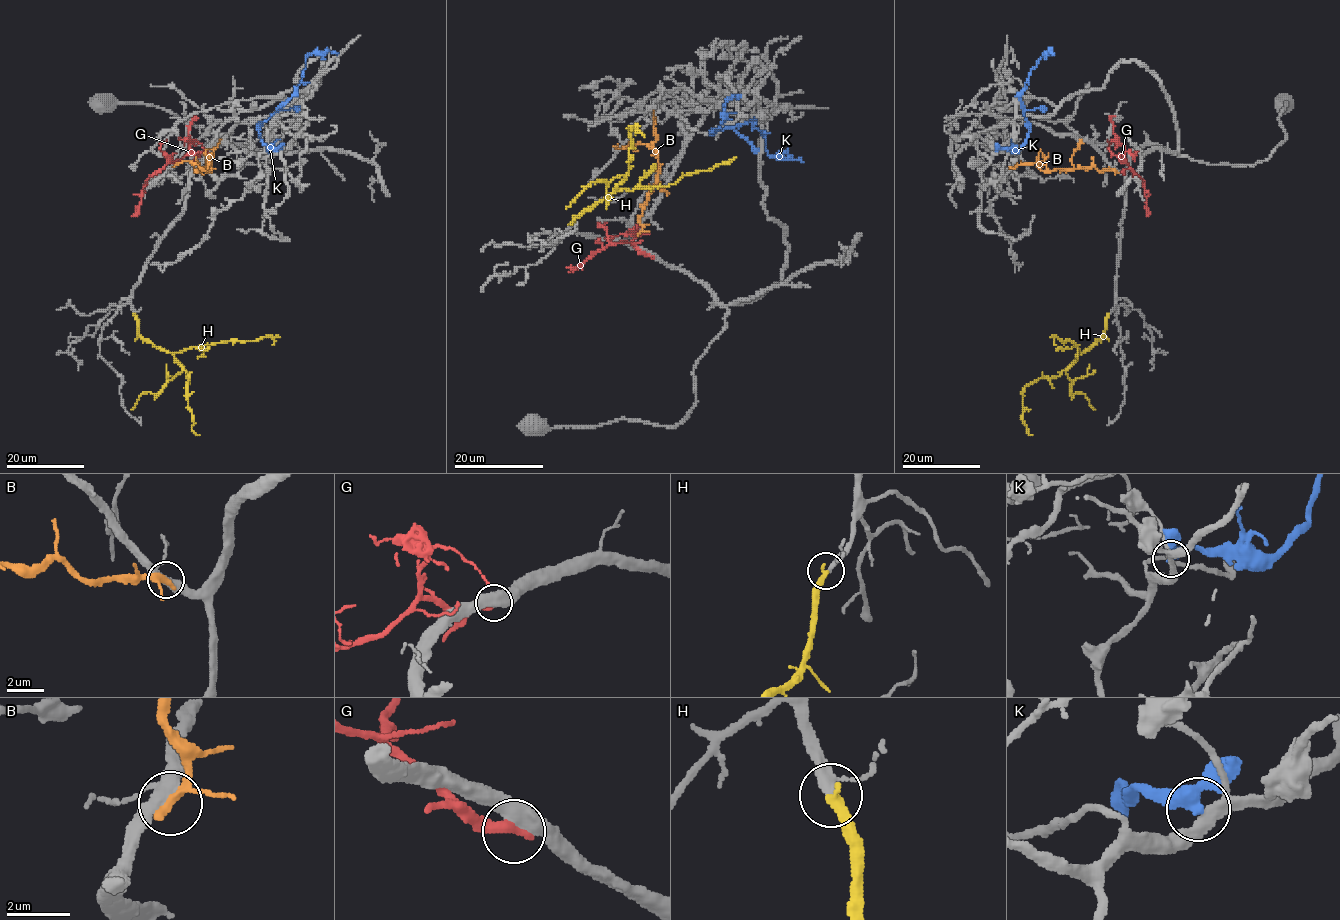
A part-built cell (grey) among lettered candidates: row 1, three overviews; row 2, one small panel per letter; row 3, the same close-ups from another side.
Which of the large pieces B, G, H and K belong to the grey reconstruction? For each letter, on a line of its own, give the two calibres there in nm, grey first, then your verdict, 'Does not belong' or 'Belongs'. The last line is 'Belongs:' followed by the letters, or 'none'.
B: Thickness 320 nm (grey) against 280 nm. Does not belong
G: Thickness 550 nm (grey) against 460 nm. Does not belong
H: Thickness 200 nm (grey) against 320 nm. Belongs
K: Thickness 280 nm (grey) against 360 nm. Does not belong
Belongs: H

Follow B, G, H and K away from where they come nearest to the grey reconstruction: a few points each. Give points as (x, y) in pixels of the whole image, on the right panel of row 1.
B: (1116, 170), (1096, 170), (1091, 166), (1042, 171), (1039, 168), (1041, 160), (1041, 166)
G: (1137, 152), (1125, 152), (1123, 158), (1142, 180), (1145, 216)
H: (1108, 314), (1105, 332), (1090, 348), (1058, 376), (1043, 377), (1024, 388), (1022, 421), (1032, 435)
K: (997, 150), (1001, 147), (1018, 149), (1026, 141), (1028, 127), (1019, 93), (1037, 61), (1051, 50), (1053, 53)

